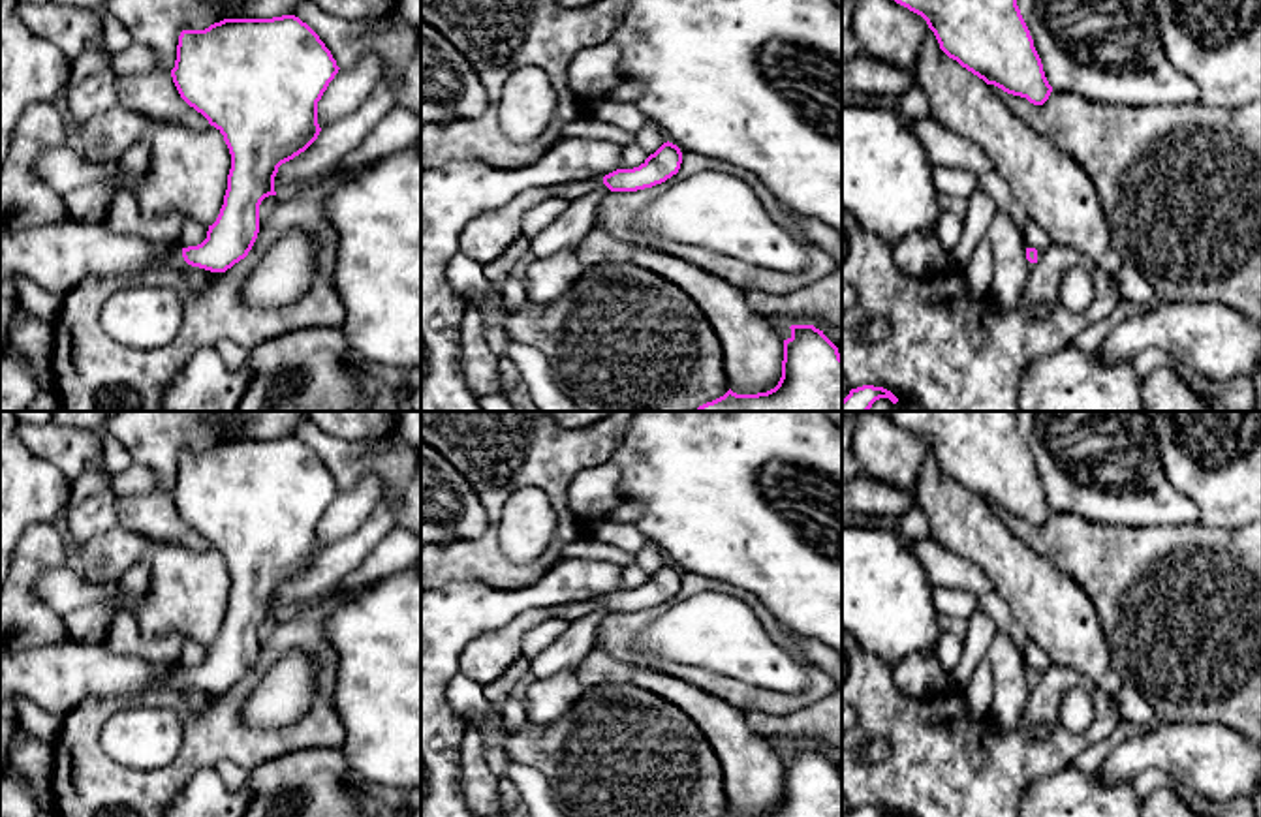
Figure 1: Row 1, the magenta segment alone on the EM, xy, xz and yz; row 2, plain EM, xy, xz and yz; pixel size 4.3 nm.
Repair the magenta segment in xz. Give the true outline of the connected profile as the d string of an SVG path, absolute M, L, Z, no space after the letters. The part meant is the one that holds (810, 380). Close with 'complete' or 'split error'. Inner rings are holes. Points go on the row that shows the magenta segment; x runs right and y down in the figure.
M791 325L791 336L784 340L782 378L767 393L737 394L731 389L695 411L842 411L842 357L838 347L814 325Z; complete

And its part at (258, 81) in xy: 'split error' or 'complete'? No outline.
split error

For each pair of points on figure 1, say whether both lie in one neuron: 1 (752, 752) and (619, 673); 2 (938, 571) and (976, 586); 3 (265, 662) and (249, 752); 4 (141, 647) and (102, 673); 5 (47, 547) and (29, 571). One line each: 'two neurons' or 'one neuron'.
1: one neuron
2: one neuron
3: one neuron
4: two neurons
5: one neuron

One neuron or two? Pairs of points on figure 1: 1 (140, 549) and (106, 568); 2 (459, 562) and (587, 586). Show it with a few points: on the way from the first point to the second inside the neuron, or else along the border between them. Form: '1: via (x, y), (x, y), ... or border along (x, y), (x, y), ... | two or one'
1: via (132, 549), (124, 549), (113, 560) | one
2: border along (560, 558), (529, 585), (498, 588) | two

